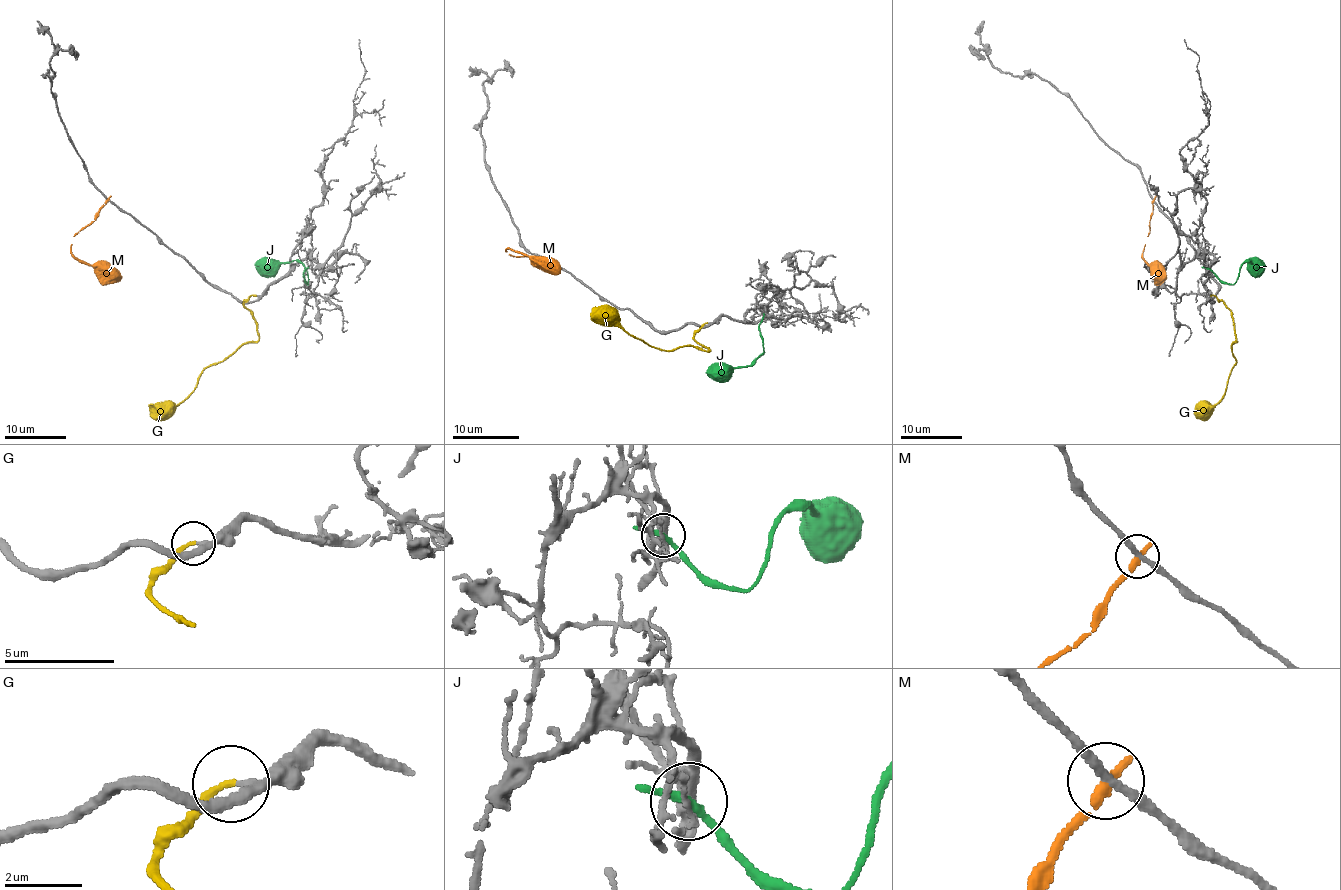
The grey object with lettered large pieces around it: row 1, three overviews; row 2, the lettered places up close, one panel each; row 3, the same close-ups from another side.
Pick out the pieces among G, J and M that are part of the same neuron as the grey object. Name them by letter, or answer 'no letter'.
G

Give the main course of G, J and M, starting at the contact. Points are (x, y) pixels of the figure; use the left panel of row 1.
G: (255, 295), (244, 305), (255, 321), (256, 341), (211, 364), (197, 386), (175, 405), (149, 403)
J: (305, 269), (307, 284), (305, 267), (295, 260), (264, 263), (256, 267)
M: (107, 200), (97, 217), (74, 237), (71, 252), (90, 264), (97, 264), (120, 281)

